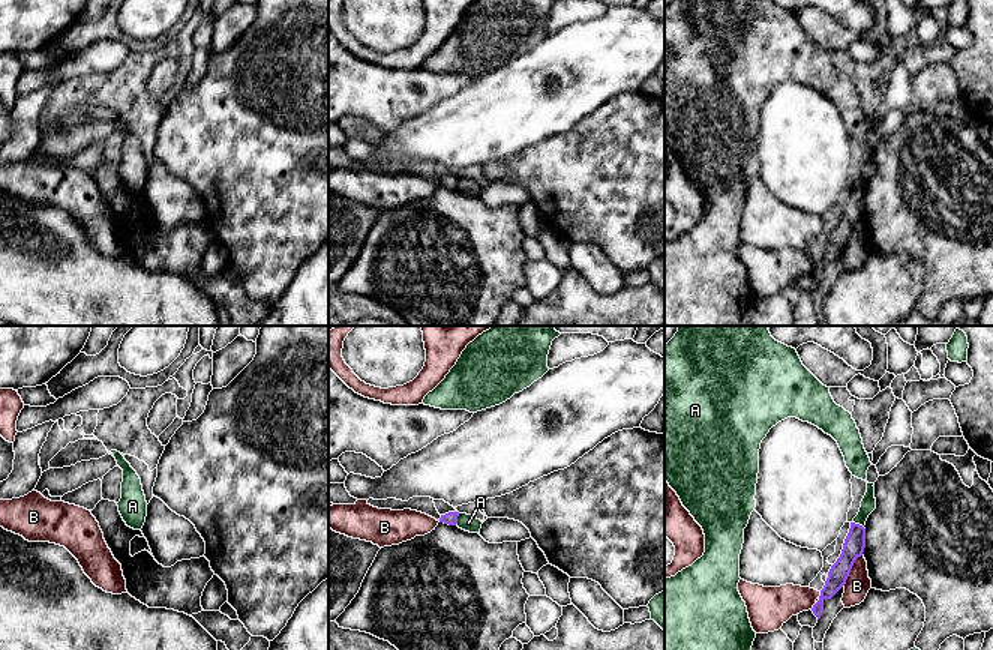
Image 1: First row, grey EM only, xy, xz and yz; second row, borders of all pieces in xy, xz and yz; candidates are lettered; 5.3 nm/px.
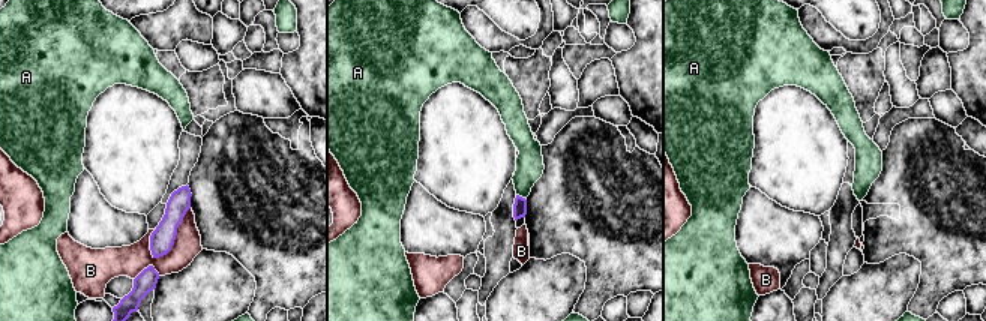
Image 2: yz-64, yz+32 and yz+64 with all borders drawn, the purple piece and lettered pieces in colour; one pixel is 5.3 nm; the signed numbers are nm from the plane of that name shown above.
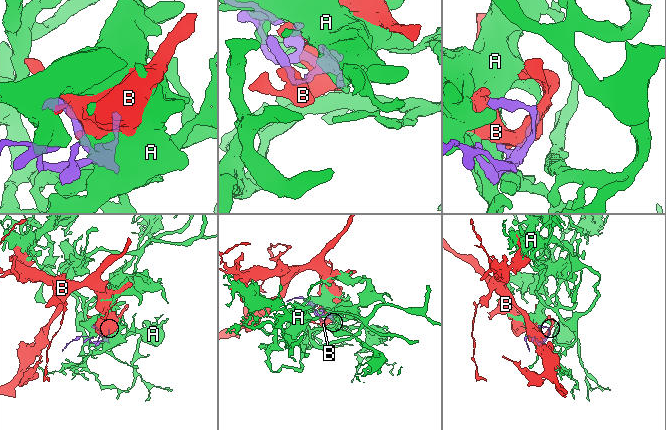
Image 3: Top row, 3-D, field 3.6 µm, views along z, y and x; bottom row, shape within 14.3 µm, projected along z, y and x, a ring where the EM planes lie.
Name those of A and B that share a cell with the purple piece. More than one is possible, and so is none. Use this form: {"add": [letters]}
{"add": []}

